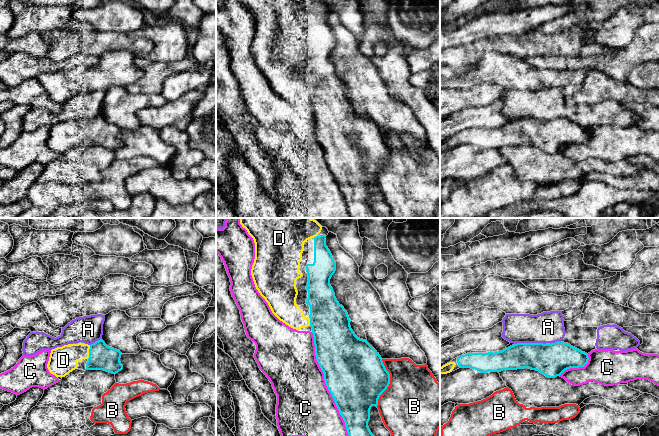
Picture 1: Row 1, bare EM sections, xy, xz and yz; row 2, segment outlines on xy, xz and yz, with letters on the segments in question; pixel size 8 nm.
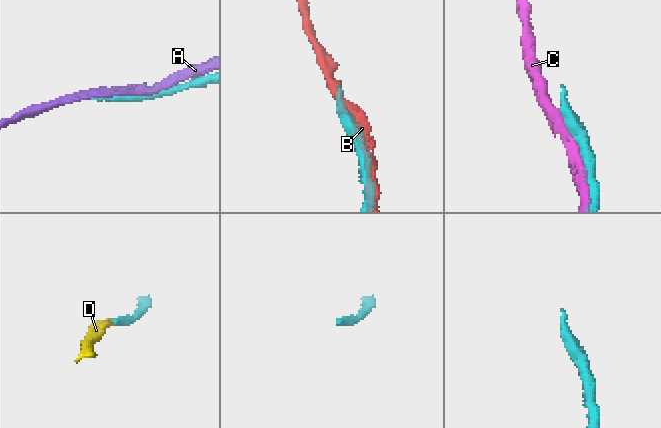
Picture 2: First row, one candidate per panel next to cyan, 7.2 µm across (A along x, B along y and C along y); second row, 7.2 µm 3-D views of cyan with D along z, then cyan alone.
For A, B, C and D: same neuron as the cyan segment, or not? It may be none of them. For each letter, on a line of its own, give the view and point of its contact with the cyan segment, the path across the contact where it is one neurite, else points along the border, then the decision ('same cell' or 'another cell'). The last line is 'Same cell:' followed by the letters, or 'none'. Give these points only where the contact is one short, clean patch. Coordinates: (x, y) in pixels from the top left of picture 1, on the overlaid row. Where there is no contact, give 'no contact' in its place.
A: yz (530, 343) | another cell
B: xz (389, 383) | another cell
C: xz (325, 383) | another cell
D: xy (89, 352) | same cell
Same cell: D

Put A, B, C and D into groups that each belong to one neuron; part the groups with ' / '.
A / B / C / D

